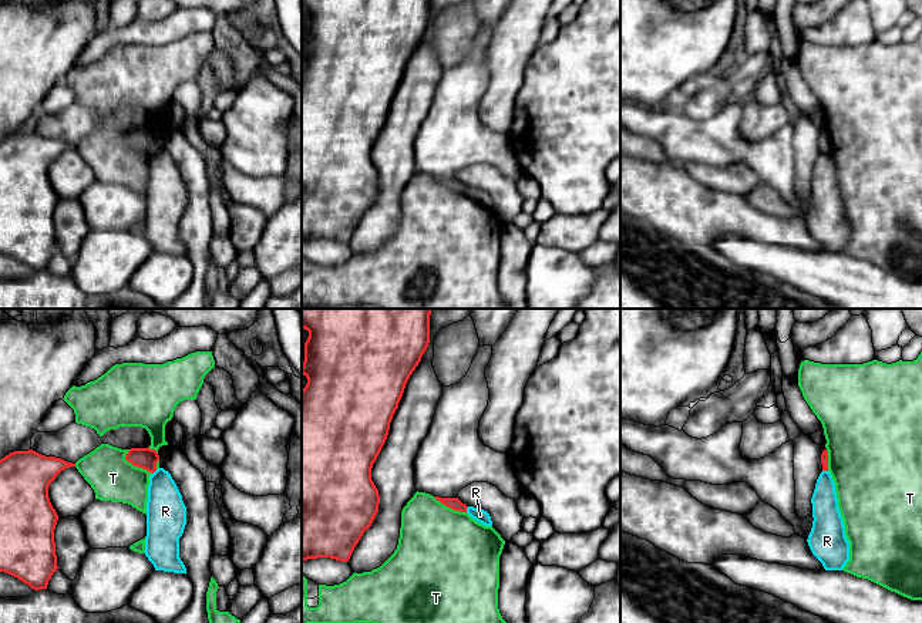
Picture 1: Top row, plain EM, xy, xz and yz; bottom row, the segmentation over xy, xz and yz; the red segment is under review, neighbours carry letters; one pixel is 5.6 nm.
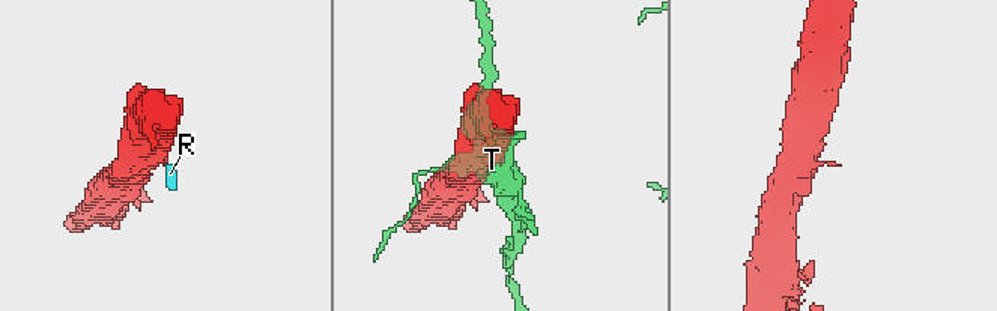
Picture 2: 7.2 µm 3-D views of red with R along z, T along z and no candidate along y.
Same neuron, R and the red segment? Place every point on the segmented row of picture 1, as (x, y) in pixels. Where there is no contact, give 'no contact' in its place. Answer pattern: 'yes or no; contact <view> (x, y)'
no; contact xz (465, 509)

